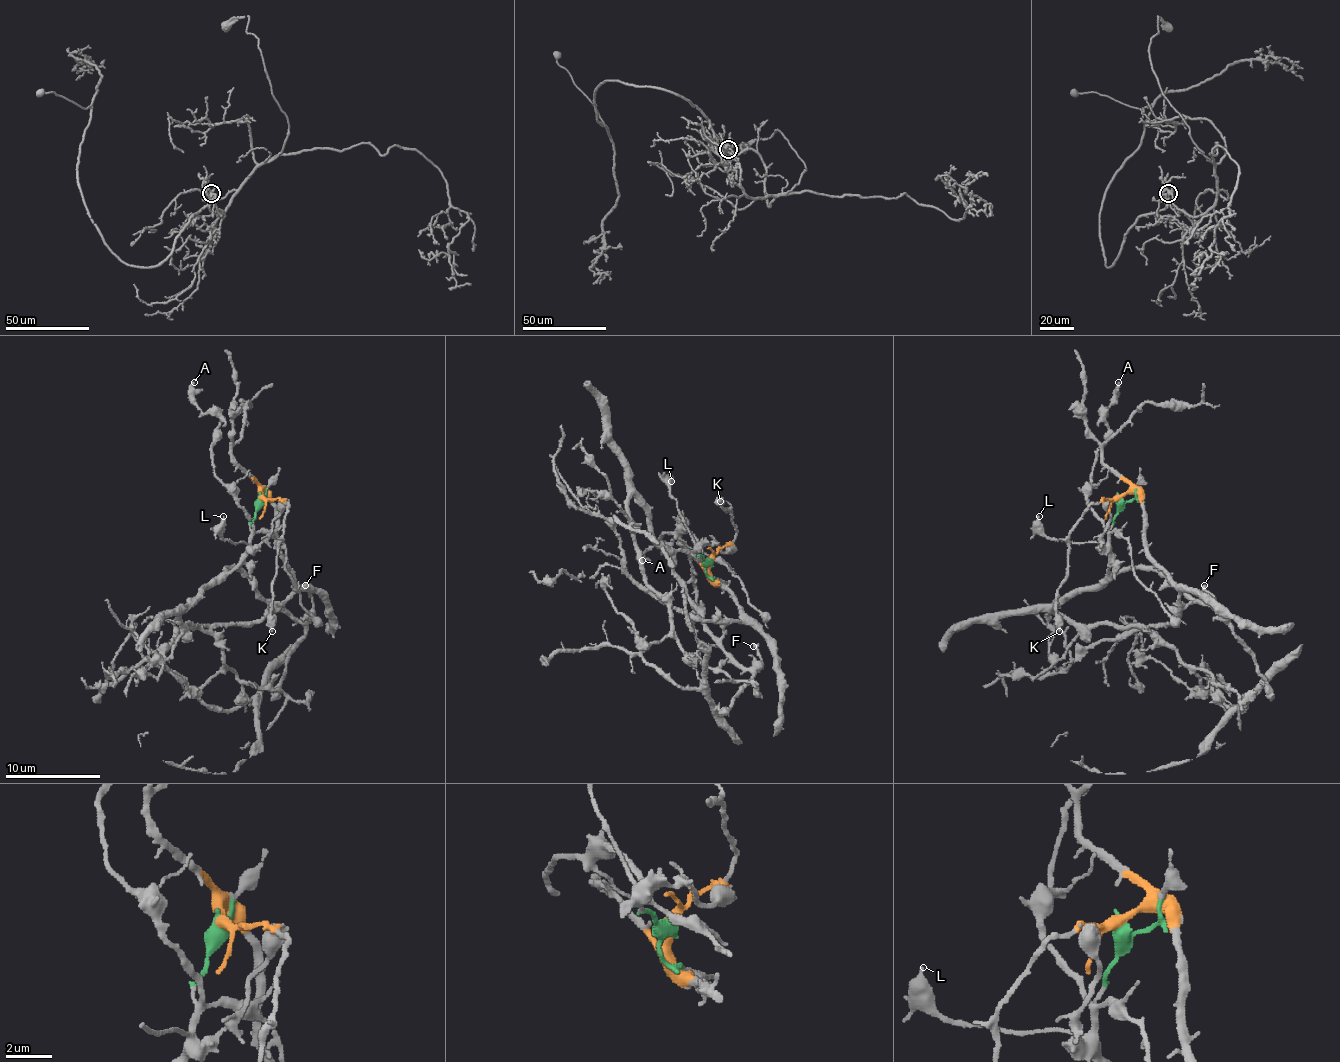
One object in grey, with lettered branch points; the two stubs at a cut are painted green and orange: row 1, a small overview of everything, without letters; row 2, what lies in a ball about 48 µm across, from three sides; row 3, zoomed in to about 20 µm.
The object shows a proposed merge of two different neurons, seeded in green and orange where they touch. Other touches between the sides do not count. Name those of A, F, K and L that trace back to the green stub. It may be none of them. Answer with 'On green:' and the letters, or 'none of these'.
On green: A, F, L

